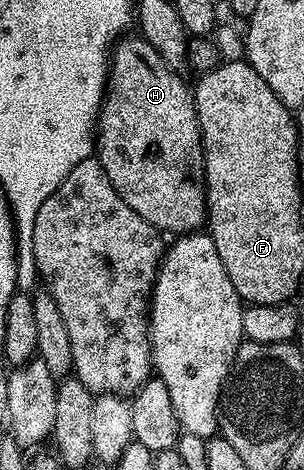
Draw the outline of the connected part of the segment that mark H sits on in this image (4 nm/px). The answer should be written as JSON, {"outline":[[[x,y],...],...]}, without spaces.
{"outline":[[[139,35],[127,36],[117,39],[110,52],[110,75],[104,102],[100,105],[98,135],[94,140],[95,155],[100,161],[102,170],[106,170],[106,178],[110,178],[114,190],[126,202],[126,206],[130,206],[130,210],[134,210],[146,222],[150,222],[153,228],[161,233],[172,232],[171,234],[187,234],[203,229],[208,219],[208,201],[204,187],[204,146],[200,143],[200,123],[196,117],[196,97],[193,89],[189,85],[187,88],[176,77],[179,75],[168,67],[168,63],[160,57],[158,50],[154,50],[154,46],[150,46]]]}

